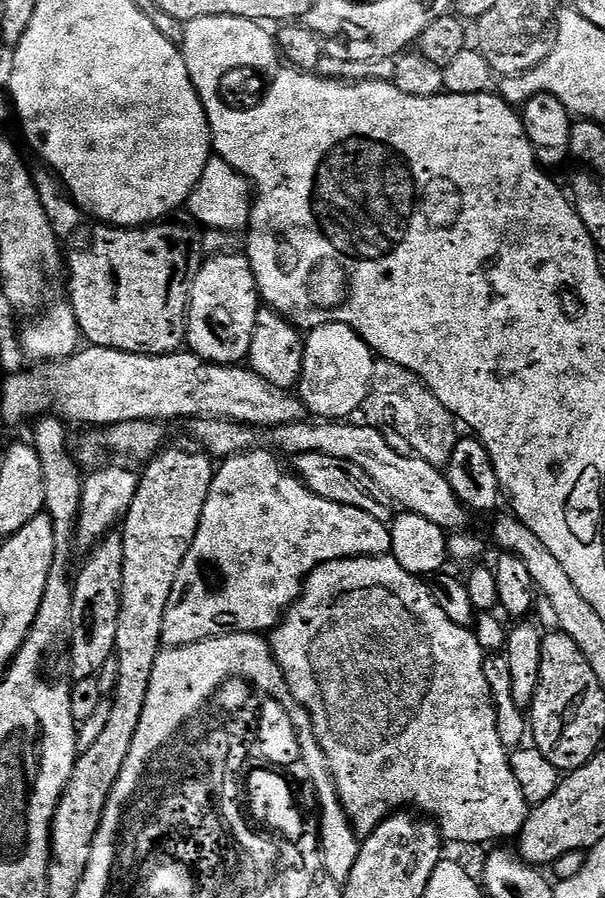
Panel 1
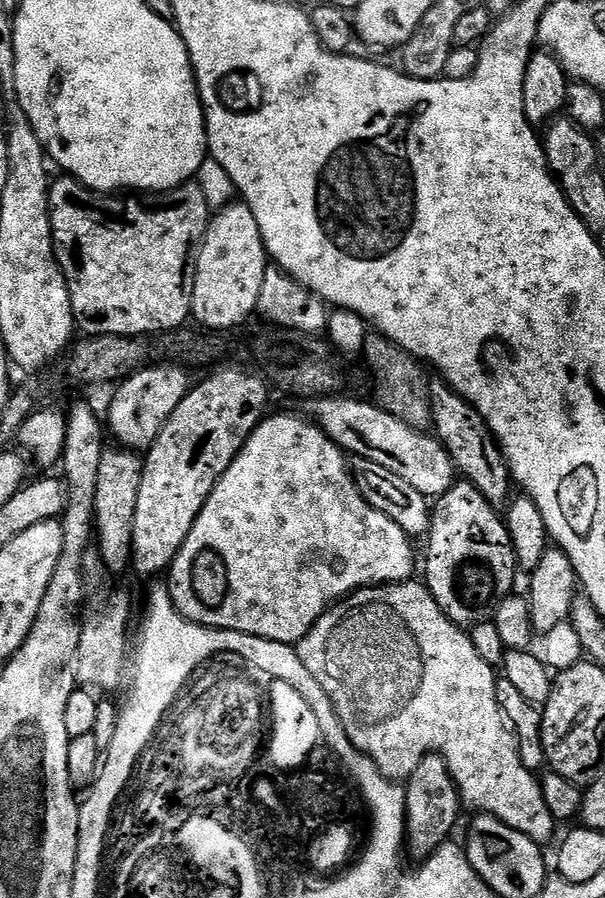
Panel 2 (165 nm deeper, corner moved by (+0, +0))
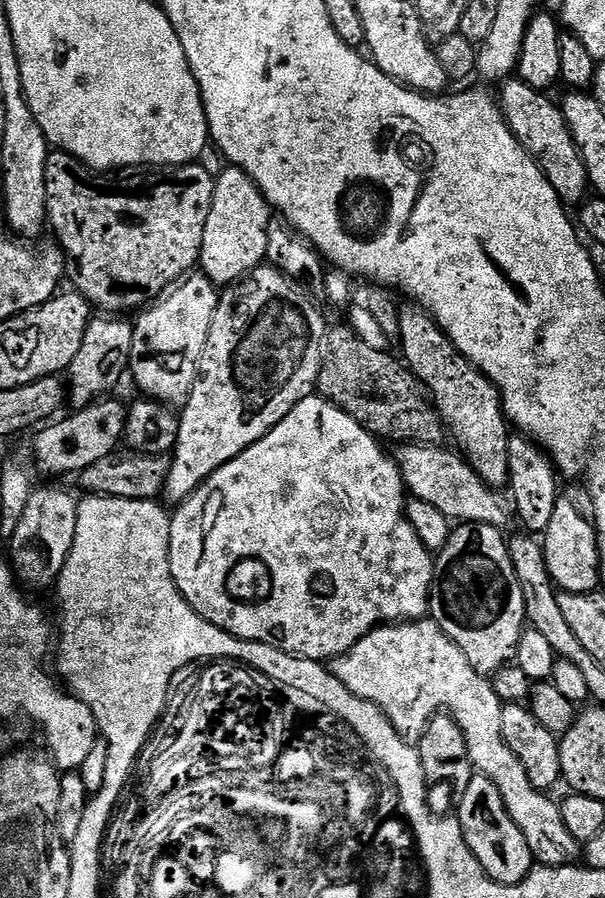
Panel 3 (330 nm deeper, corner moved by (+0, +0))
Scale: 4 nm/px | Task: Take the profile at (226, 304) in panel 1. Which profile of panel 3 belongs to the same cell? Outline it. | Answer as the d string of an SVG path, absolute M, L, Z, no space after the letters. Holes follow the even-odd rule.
M235 166L225 167L221 176L216 177L214 186L214 202L210 202L210 218L206 218L206 234L202 234L202 250L200 251L199 271L212 284L217 286L231 286L243 280L254 269L265 263L268 251L266 238L268 224L274 215L269 208L266 198L258 190L258 186L242 169Z

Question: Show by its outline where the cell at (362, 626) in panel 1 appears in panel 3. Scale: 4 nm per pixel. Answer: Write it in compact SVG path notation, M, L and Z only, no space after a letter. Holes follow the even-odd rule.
M431 618L423 620L405 620L403 622L393 622L391 624L381 624L379 628L374 628L367 632L360 641L355 644L350 651L344 653L342 656L337 656L331 661L330 671L334 673L340 681L347 686L354 694L358 694L358 698L366 698L370 702L374 702L374 706L378 706L382 710L382 714L394 726L394 730L398 730L398 734L403 740L409 742L419 741L420 735L426 730L433 718L441 715L441 713L452 716L462 730L462 734L466 738L466 746L468 747L468 756L472 760L472 767L479 775L488 776L490 782L494 782L494 786L498 786L498 794L502 794L502 802L506 806L506 810L510 814L510 818L518 826L518 830L522 830L522 834L526 838L526 842L532 851L533 861L539 862L541 865L549 868L563 868L565 866L572 866L581 859L582 845L574 838L574 834L570 834L570 830L566 830L566 822L562 822L562 814L560 813L560 805L554 799L551 800L551 795L545 794L541 789L535 788L530 782L530 778L526 775L526 766L522 766L522 762L518 762L518 758L514 754L514 750L510 750L510 746L504 741L502 734L502 710L504 704L498 698L498 694L494 694L492 689L492 682L489 677L480 675L478 670L474 670L474 666L470 666L470 662L466 658L466 654L462 654L462 650L458 650L458 646L449 636L441 630L440 625Z

